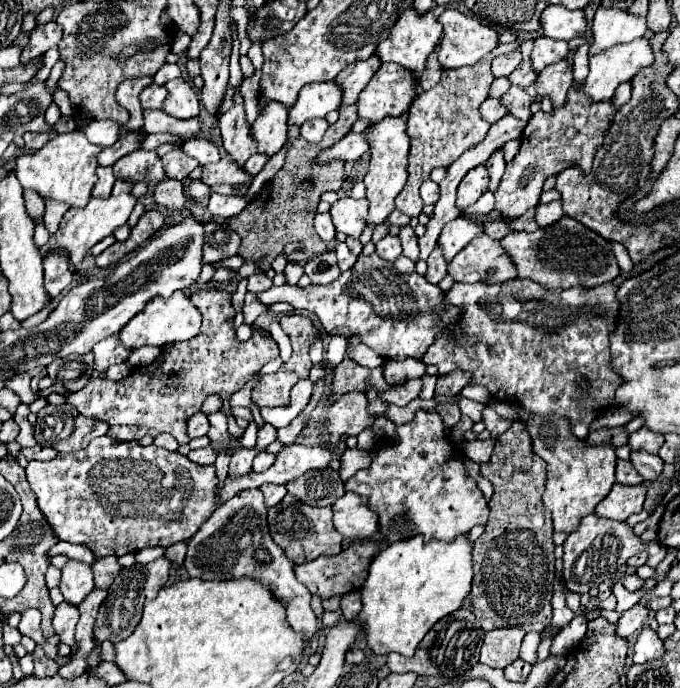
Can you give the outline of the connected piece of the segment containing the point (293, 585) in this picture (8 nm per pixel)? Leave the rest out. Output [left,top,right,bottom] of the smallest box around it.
[184,490,318,638]

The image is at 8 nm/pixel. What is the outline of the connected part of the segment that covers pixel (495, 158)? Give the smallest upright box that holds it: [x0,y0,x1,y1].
[486,150,504,192]

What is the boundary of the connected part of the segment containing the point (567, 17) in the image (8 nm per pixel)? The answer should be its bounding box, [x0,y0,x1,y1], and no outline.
[542,6,592,42]

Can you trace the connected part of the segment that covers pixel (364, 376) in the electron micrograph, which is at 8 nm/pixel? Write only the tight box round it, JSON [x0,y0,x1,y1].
[332,358,390,402]

